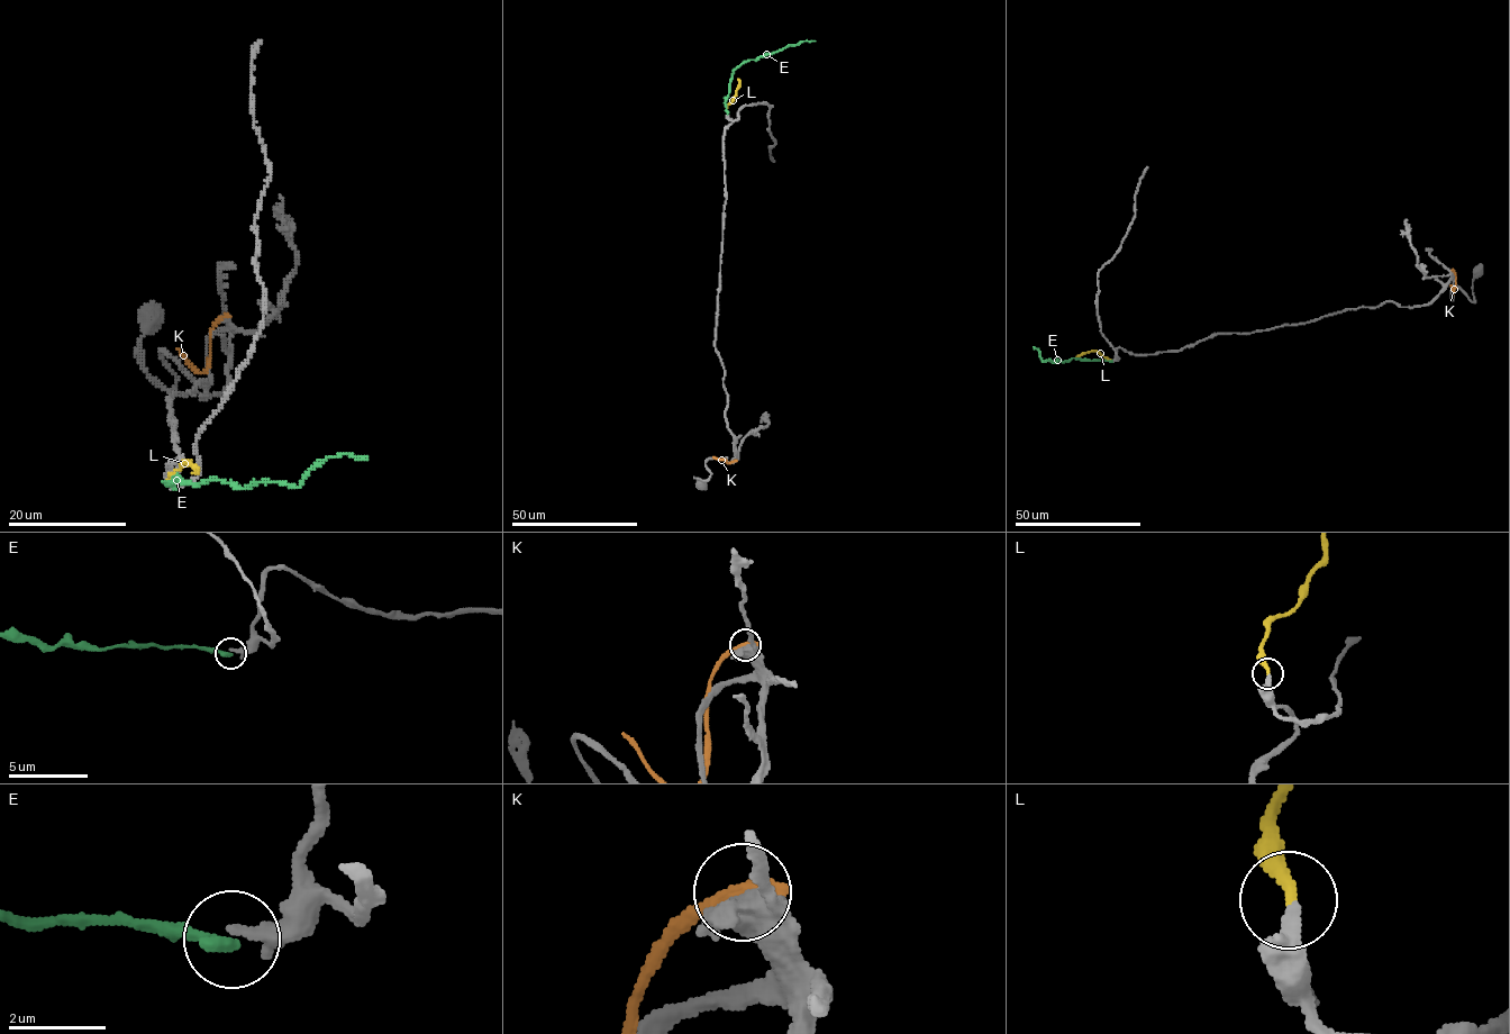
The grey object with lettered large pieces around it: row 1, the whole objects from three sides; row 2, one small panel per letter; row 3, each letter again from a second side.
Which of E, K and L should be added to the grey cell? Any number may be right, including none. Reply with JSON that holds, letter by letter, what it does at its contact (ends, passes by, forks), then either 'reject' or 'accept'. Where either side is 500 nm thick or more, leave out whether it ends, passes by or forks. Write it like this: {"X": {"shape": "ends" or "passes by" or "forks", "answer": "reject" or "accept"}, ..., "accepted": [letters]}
{"E": {"shape": "ends", "answer": "reject"}, "K": {"answer": "reject"}, "L": {"shape": "ends", "answer": "accept"}, "accepted": ["L"]}

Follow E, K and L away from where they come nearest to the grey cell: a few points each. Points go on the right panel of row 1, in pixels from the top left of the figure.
E: (1111, 361), (1071, 359), (1043, 361), (1039, 351), (1034, 347)
K: (1452, 270), (1456, 275), (1453, 293), (1451, 284)
L: (1111, 360), (1095, 351), (1076, 356)

